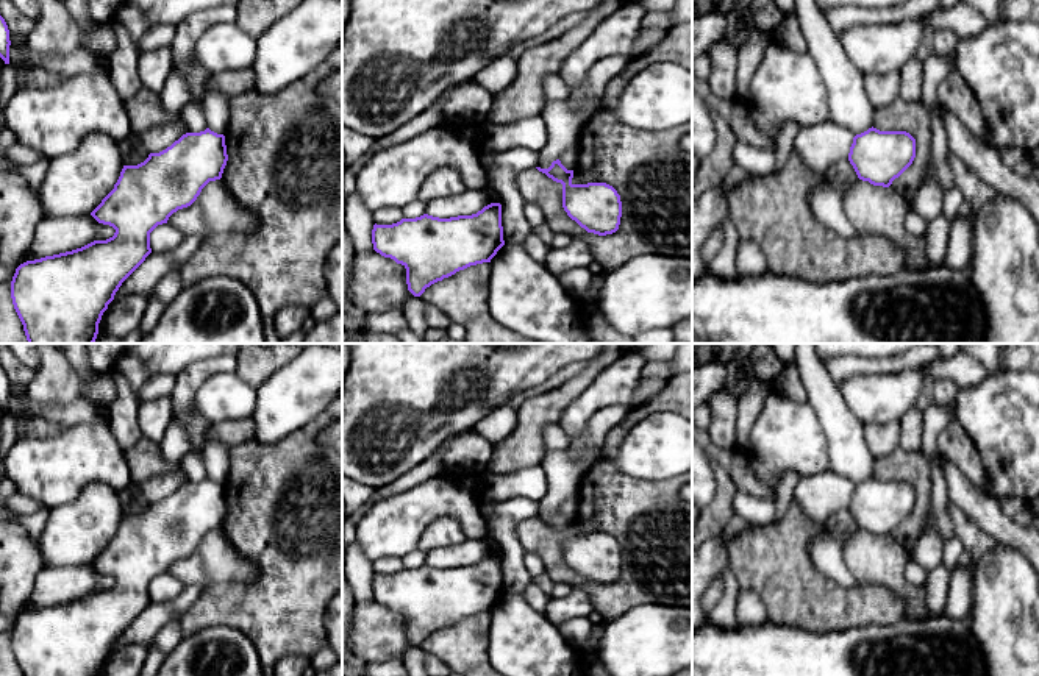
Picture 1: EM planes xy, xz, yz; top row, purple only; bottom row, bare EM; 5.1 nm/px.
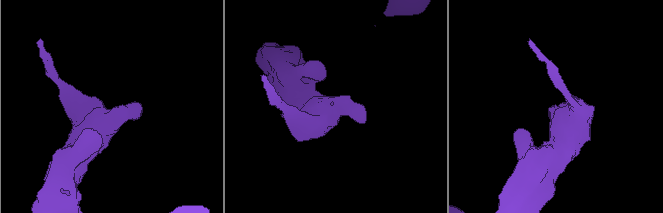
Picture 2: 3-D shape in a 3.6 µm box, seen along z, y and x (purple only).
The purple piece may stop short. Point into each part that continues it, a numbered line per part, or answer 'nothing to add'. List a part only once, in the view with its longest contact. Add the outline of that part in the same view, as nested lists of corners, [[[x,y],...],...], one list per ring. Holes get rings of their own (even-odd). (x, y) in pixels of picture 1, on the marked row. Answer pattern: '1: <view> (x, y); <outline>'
nothing to add

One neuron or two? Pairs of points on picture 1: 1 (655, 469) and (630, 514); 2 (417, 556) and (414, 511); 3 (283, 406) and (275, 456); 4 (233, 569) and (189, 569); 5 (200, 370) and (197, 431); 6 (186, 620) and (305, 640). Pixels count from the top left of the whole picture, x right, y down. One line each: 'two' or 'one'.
1: two
2: two
3: two
4: one
5: one
6: one

